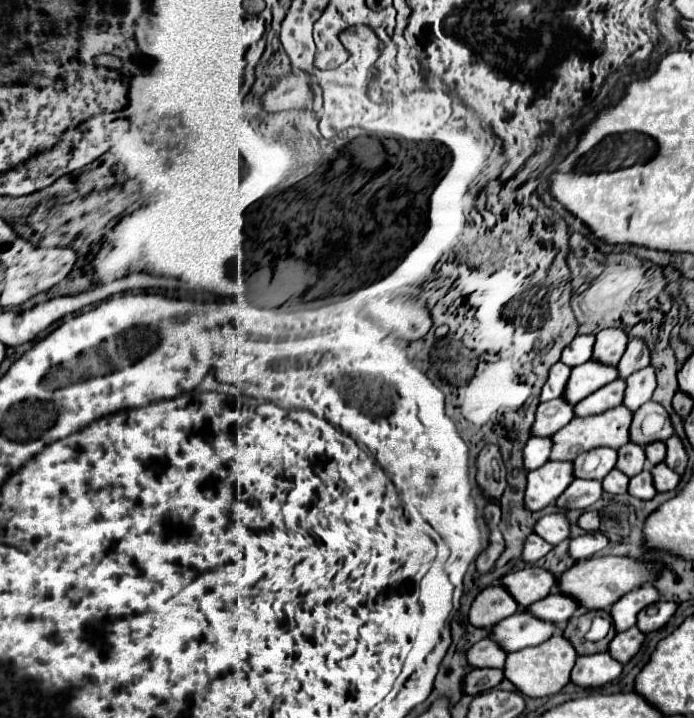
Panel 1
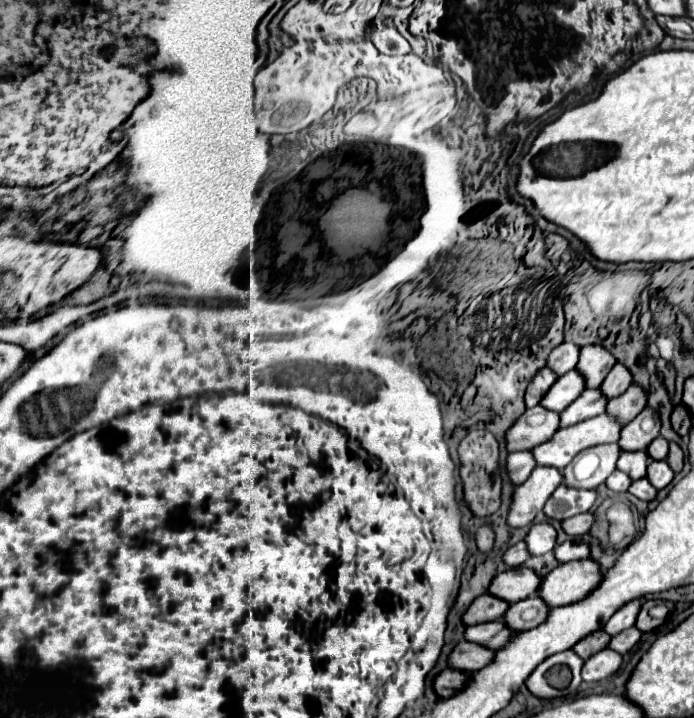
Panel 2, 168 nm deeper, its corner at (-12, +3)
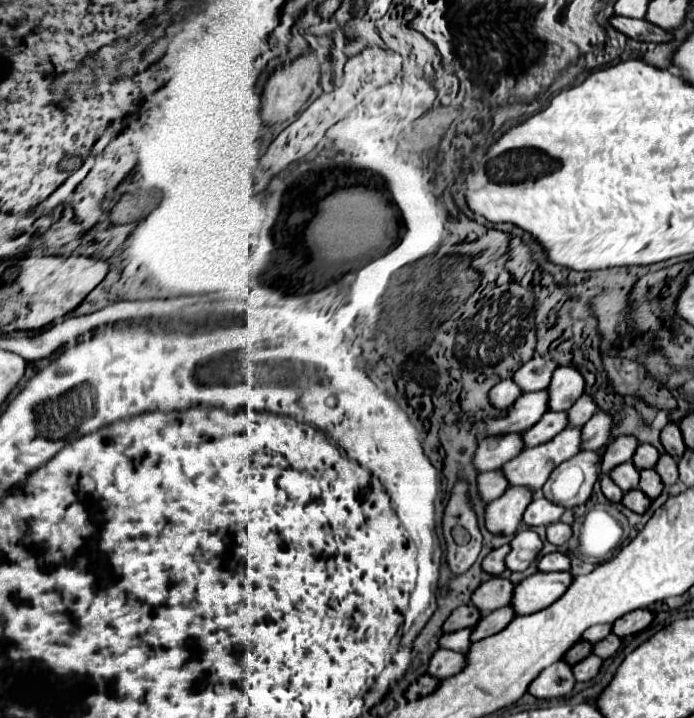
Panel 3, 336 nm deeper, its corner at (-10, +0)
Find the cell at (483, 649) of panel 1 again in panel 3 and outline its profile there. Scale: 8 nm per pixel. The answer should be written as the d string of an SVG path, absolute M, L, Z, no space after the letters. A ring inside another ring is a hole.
M438 649L438 651L430 657L426 675L430 675L430 677L442 681L442 679L452 677L452 675L456 675L458 671L462 671L464 665L466 665L466 659L464 659L462 653L446 651L446 649Z

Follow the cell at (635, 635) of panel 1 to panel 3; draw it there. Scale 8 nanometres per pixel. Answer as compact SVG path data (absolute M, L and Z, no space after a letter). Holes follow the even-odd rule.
M610 633L606 639L602 639L602 641L594 643L592 653L594 653L594 655L600 655L602 659L606 659L606 657L614 655L618 647L620 647L620 637L616 637L614 633Z

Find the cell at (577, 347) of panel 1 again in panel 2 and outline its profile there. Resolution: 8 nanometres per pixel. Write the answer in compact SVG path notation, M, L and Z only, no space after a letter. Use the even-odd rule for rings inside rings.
M564 342L552 350L552 356L548 356L548 366L558 376L562 376L564 372L574 370L574 366L578 364L578 356L580 356L580 346L572 342Z

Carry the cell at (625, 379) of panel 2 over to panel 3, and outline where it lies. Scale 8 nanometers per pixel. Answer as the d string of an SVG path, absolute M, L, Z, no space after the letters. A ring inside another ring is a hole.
M582 395L566 413L568 413L568 425L566 427L580 427L584 425L596 411L596 403L590 395Z

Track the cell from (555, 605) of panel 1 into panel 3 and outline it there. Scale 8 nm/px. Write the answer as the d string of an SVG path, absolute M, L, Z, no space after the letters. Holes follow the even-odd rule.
M500 607L488 615L482 615L480 621L476 623L472 635L470 635L470 641L480 641L484 637L490 637L490 635L496 635L498 631L502 631L506 627L506 623L510 623L510 619L514 617L514 611L512 607Z

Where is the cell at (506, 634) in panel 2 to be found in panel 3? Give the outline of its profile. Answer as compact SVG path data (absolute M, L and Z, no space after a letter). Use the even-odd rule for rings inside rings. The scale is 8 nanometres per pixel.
M460 629L454 633L446 633L440 637L440 647L442 649L450 649L456 653L466 653L470 649L470 631L472 629Z

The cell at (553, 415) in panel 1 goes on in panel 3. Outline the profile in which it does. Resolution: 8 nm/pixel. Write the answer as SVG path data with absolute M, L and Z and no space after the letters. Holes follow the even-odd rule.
M500 435L486 437L478 443L472 463L478 473L500 469L504 463L514 459L522 451L522 435Z

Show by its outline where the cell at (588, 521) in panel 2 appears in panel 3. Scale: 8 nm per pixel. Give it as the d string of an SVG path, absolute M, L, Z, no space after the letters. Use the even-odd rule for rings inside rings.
M554 523L546 527L546 539L556 547L562 547L570 537L572 537L572 527L566 523Z

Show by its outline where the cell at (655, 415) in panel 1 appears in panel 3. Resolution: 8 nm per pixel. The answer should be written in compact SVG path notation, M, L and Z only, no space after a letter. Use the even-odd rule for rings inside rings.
M622 435L614 441L610 441L606 447L606 453L602 455L602 473L608 475L614 467L630 461L636 447L638 447L638 441L634 437L628 437L628 435Z

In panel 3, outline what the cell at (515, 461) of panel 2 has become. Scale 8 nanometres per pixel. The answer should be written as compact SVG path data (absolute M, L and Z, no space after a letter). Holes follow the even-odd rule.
M500 471L482 473L482 475L478 475L476 483L478 483L478 497L484 503L490 503L490 501L498 499L508 489L508 483L506 483L504 475L500 475Z

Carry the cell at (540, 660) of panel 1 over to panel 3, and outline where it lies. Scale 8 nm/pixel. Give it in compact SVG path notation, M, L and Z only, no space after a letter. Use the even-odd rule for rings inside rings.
M554 663L546 667L528 687L528 693L538 697L538 699L554 699L554 697L564 697L572 691L576 679L572 675L572 669L568 663Z

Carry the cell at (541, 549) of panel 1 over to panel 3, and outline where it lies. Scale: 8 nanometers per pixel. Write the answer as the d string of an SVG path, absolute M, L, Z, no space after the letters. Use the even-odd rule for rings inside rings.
M508 545L490 551L490 553L484 557L484 561L482 561L482 569L484 569L486 573L490 573L490 575L500 575L500 573L506 569L506 567L504 567L504 557L508 555L508 551L510 551Z

